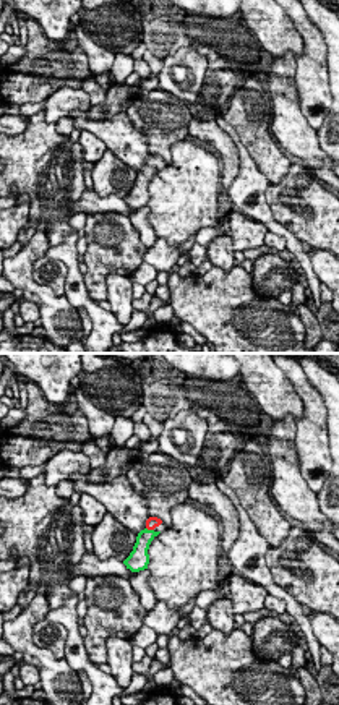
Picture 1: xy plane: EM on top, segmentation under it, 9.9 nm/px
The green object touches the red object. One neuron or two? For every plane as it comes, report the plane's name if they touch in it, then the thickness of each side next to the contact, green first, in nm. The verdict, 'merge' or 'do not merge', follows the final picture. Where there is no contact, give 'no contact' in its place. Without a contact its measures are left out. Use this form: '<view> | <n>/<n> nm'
xy | 160/120 nm

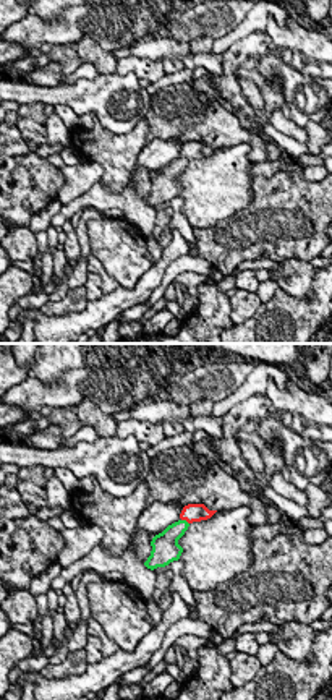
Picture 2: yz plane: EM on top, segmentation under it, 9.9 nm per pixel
yz | 190/190 nm

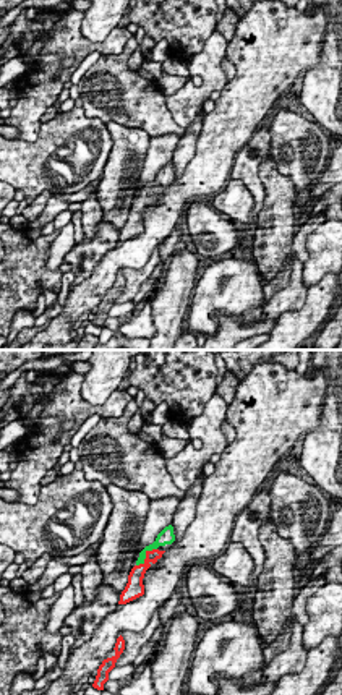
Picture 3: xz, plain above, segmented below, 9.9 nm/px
xz | 130/160 nm

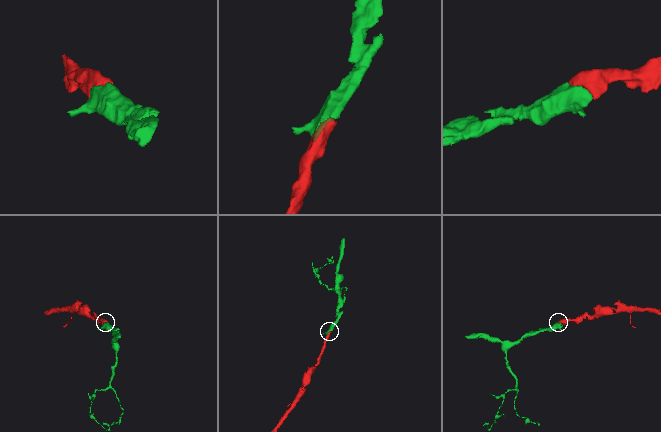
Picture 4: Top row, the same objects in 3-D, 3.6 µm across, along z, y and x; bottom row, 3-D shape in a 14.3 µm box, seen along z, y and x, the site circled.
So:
merge

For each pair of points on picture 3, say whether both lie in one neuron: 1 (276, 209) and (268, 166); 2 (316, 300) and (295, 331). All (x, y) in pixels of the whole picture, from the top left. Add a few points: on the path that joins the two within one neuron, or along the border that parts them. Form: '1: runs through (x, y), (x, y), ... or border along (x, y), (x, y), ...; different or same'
1: runs through (276, 198), (276, 183), (271, 177); same
2: runs through (315, 308), (302, 323); same

